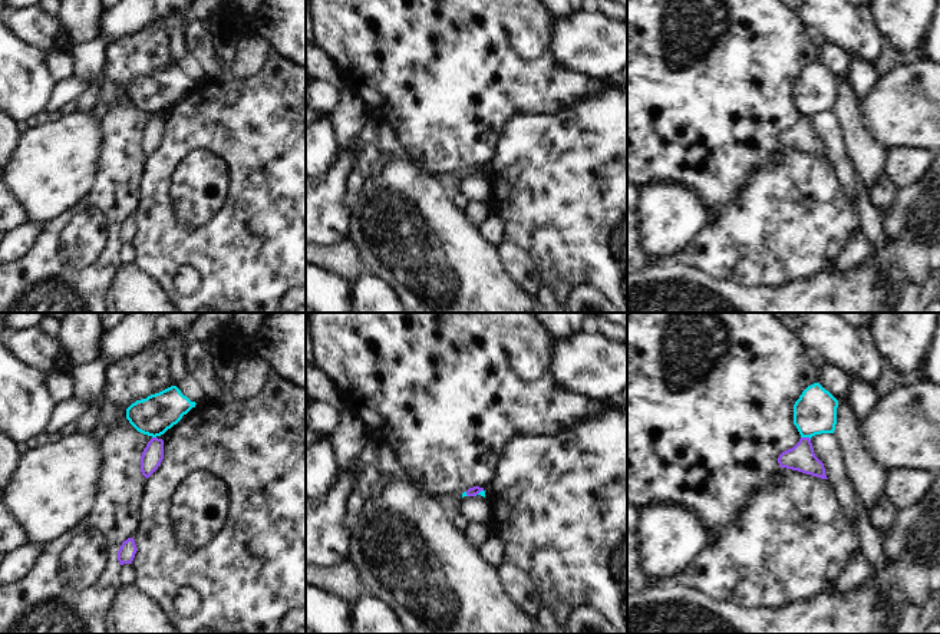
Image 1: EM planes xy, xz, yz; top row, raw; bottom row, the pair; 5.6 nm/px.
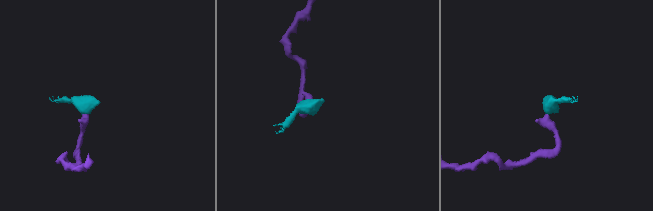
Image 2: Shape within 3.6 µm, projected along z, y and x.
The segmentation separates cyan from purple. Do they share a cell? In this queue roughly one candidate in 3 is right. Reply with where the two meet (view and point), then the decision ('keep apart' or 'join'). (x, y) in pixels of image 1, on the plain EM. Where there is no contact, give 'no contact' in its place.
yz (805, 115) | keep apart

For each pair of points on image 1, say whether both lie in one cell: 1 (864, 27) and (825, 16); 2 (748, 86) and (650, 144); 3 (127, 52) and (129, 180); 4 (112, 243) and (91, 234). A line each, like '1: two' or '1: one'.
1: one
2: one
3: one
4: two

